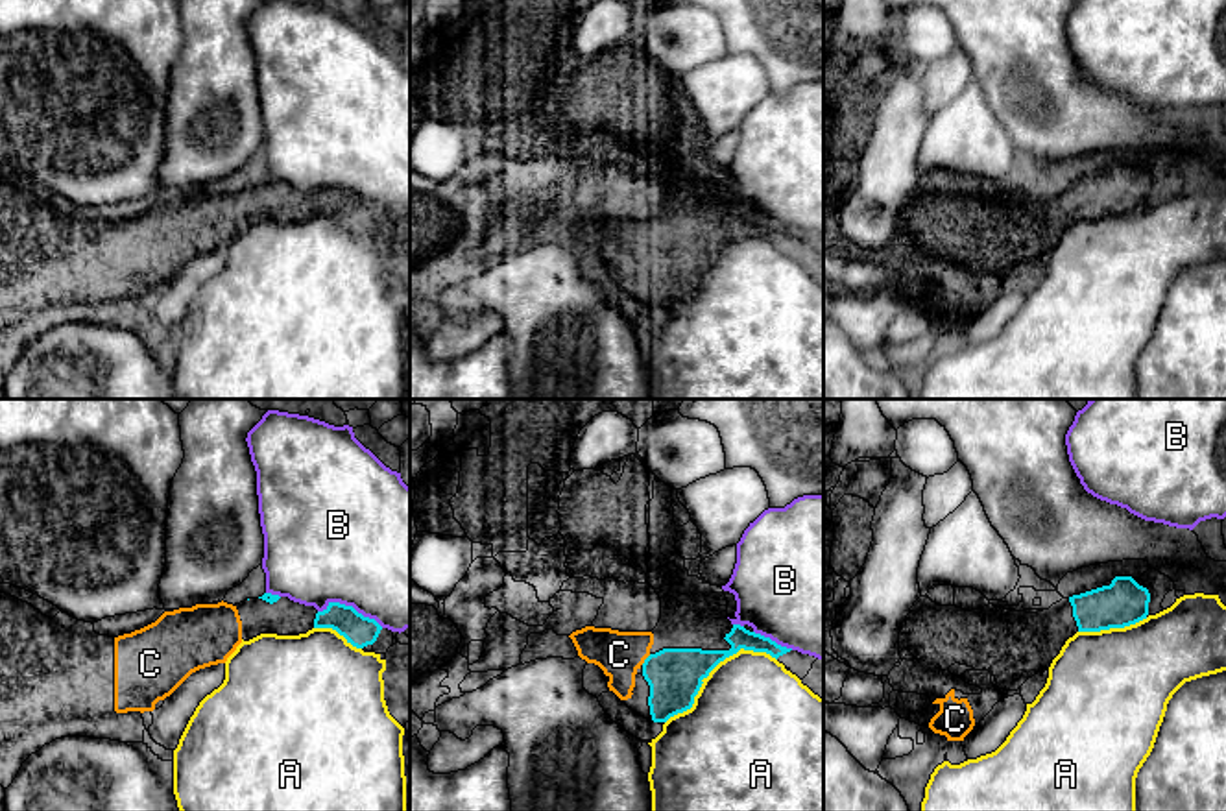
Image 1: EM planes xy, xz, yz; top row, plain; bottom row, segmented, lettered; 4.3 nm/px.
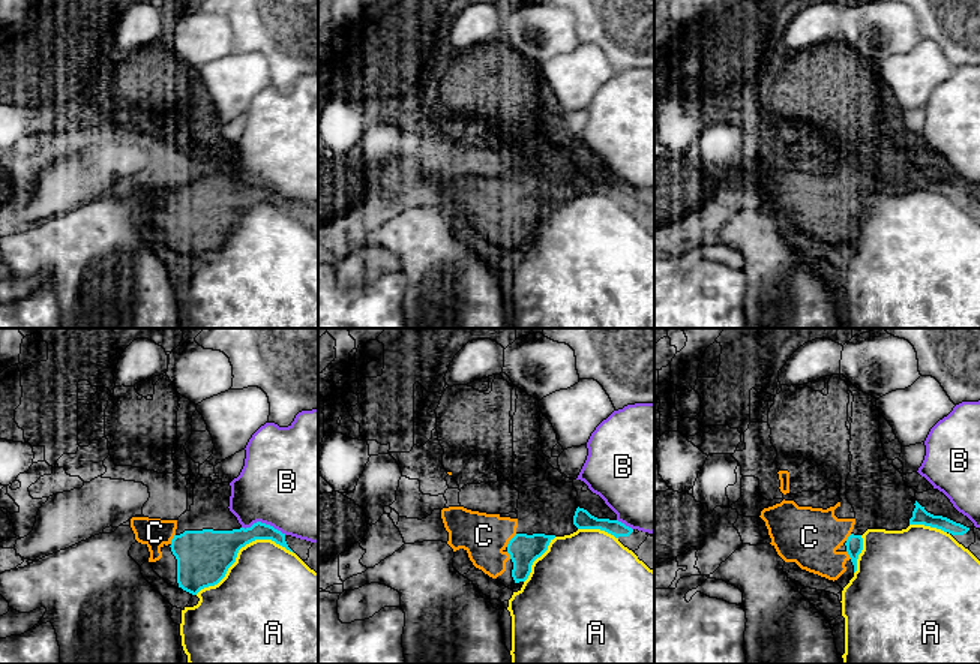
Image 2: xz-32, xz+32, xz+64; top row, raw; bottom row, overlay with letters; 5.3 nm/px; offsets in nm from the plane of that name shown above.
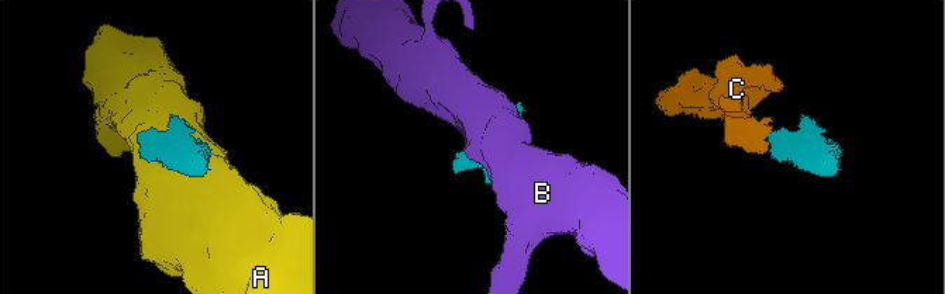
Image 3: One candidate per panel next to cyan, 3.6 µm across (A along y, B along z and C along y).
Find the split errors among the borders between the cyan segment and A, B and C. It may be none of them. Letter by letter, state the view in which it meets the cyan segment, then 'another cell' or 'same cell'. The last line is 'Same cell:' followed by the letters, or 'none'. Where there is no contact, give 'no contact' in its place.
A: meets cyan in xz; another cell
B: meets cyan in xy; another cell
C: meets cyan in xz; same cell
Same cell: C

